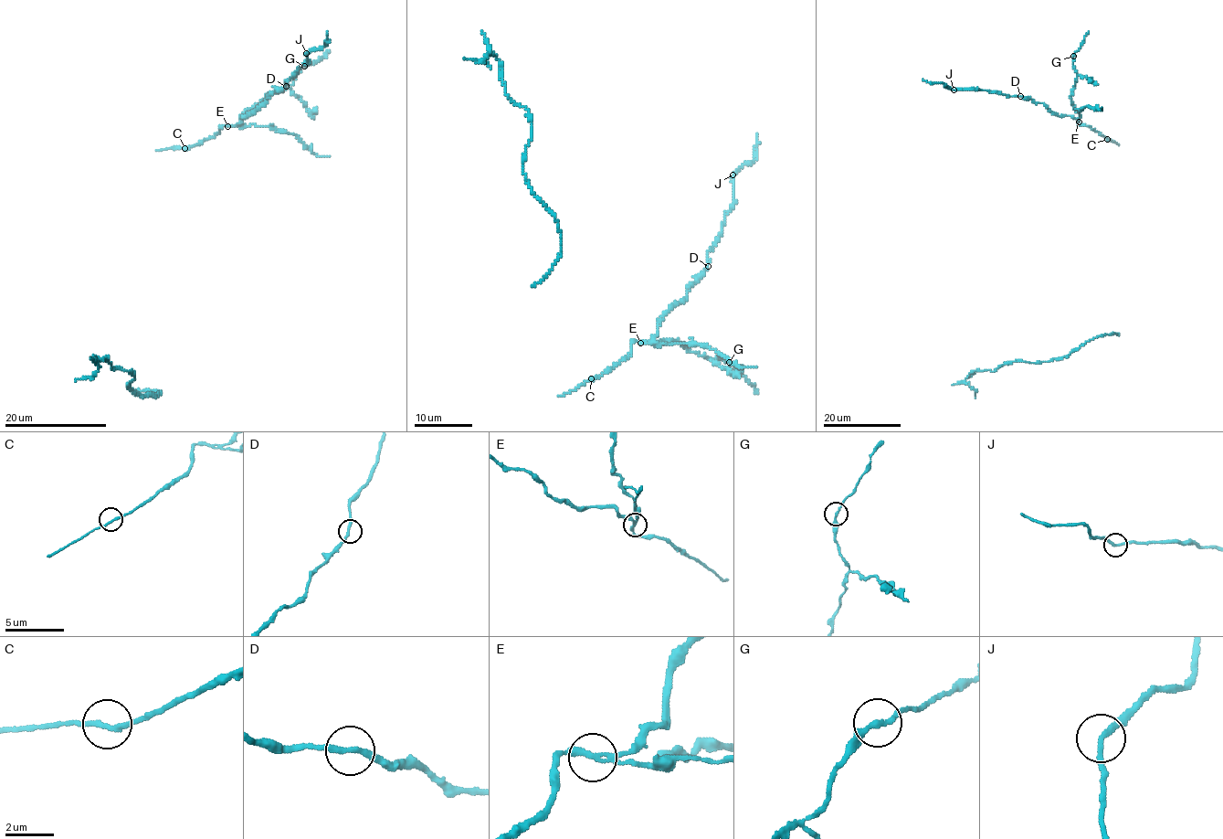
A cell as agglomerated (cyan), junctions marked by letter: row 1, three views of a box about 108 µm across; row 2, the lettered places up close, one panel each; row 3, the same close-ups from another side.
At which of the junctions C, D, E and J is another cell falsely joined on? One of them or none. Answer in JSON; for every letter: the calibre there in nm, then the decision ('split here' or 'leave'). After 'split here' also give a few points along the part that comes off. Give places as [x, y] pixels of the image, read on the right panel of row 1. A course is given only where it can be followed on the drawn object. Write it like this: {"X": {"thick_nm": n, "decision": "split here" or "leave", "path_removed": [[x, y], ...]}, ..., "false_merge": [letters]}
{"C": {"thick_nm": 200, "decision": "leave"}, "D": {"thick_nm": 240, "decision": "leave"}, "E": {"thick_nm": 220, "decision": "split here", "path_removed": [[1079, 121], [1079, 112], [1071, 103], [1071, 90], [1077, 76], [1073, 56], [1089, 32]]}, "J": {"thick_nm": 220, "decision": "leave"}, "false_merge": ["E"]}

